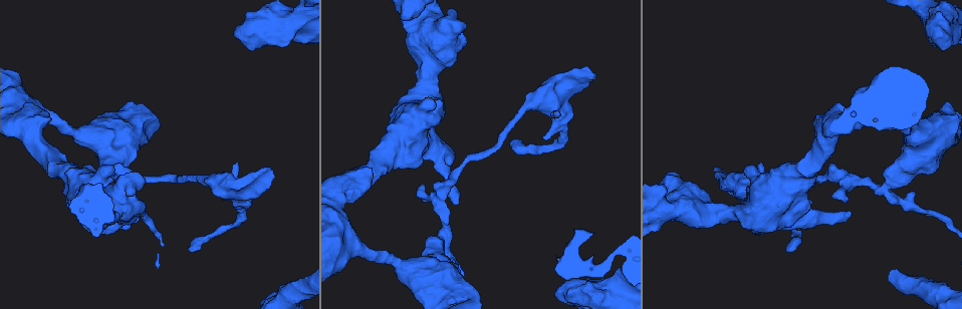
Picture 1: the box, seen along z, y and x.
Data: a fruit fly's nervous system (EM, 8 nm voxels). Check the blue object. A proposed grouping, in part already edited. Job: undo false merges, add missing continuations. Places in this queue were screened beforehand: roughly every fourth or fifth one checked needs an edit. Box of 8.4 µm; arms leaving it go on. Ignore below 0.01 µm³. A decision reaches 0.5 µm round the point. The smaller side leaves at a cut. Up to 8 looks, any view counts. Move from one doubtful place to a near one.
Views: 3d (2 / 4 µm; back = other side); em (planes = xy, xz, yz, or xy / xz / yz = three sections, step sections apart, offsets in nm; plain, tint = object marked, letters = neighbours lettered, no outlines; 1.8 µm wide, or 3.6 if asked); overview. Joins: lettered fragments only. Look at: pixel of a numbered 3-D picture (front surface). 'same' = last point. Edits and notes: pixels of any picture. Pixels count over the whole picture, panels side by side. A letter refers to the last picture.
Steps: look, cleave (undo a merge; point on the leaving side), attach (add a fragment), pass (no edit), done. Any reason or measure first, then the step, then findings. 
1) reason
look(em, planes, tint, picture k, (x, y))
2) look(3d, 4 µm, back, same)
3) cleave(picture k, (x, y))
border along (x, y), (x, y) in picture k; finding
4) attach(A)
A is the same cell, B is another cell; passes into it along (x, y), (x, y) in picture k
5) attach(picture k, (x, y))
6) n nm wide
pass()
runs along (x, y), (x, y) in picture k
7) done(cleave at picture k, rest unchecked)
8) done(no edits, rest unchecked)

narrows sharply
look(3d, 4 µm, picture 1, (445, 240))

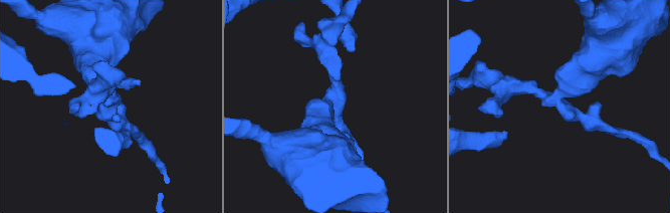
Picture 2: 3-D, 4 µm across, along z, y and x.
look(em, yz, step 4, tint, picture 2, (332, 102))

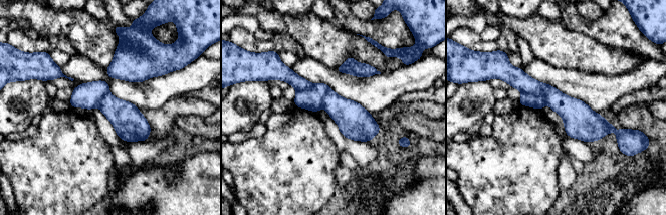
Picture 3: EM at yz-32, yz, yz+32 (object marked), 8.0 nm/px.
look(em, yz, step 4, letters, same)

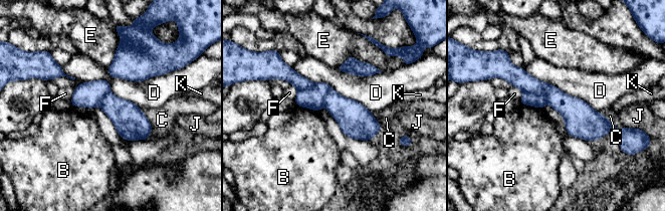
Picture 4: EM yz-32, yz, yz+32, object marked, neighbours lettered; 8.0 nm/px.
D touches over 750 nm
cleave(picture 4, (567, 106))
B, C, D, E, F, J and K are other cells; the part that leaves runs along (507, 76), (613, 128) in picture 4; a second neuron is stuck on

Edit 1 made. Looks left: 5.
calibre changes
look(em, 3.6 µm, planes, plain, picture 1, (426, 283))

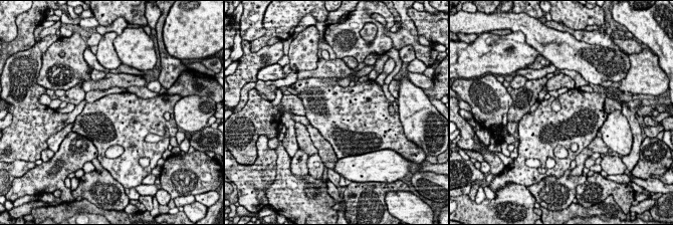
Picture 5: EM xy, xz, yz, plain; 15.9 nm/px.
look(em, 3.6 µm, planes, tint, same)

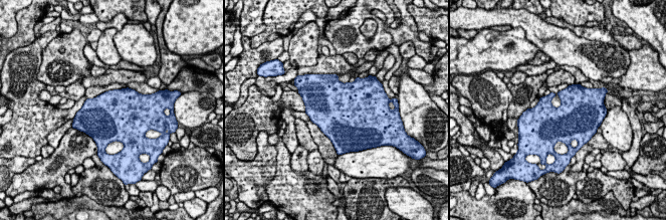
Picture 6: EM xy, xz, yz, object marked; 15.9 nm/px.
what lies round it
look(em, 3.6 µm, planes, letters, same)

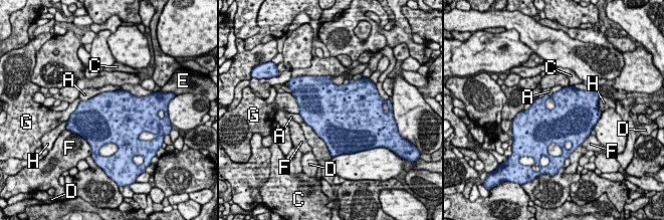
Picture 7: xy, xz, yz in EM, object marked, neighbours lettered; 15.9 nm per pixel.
480 nm wide
pass()
A, C, D, E, F, G and H are other cells; border along (121, 88), (102, 91), (80, 101) in picture 7; one neuron here

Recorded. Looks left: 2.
sudden change in width
look(em, 3.6 µm, planes, tint, picture 1, (765, 205))

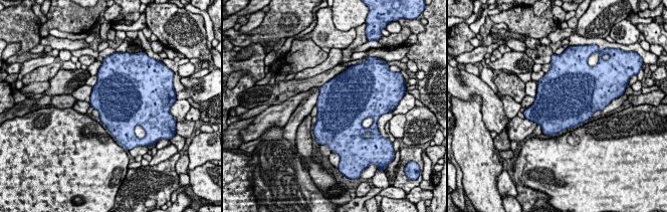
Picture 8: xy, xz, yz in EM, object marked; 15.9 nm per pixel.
what lies round it
look(em, 3.6 µm, planes, letters, same)

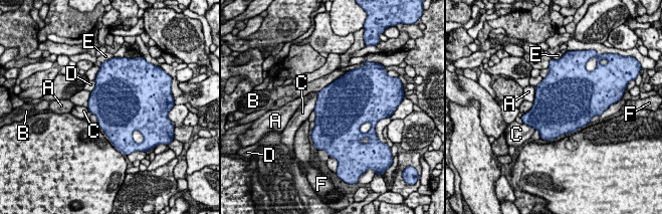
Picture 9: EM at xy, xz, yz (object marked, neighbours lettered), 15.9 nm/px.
pass()
A, B, C, D, E and F are other cells; border along (317, 92), (315, 106), (312, 110) in picture 9; one neuron here

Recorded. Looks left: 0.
done(cleave at picture 4, rest unchecked)

